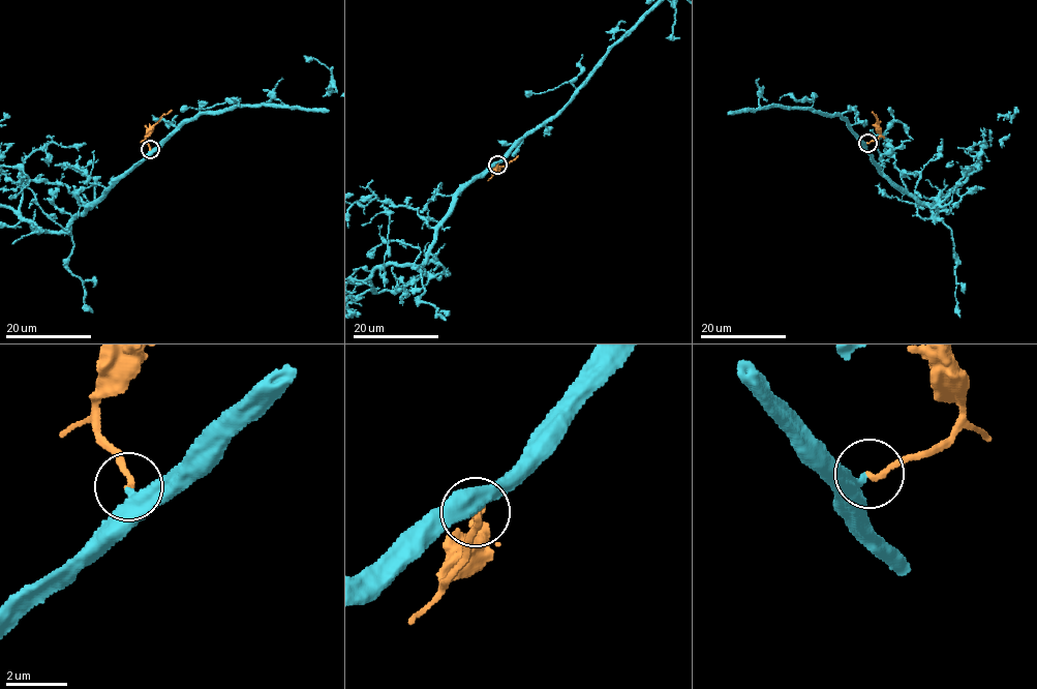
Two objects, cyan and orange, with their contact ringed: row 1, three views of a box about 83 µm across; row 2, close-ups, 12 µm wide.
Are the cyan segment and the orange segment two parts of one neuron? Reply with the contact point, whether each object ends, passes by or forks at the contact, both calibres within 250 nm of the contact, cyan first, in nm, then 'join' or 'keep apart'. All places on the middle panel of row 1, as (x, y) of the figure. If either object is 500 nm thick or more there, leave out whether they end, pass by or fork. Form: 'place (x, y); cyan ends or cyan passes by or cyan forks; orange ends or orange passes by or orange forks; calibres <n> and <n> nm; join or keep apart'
place (497, 165); calibres 500 and 180 nm; join

